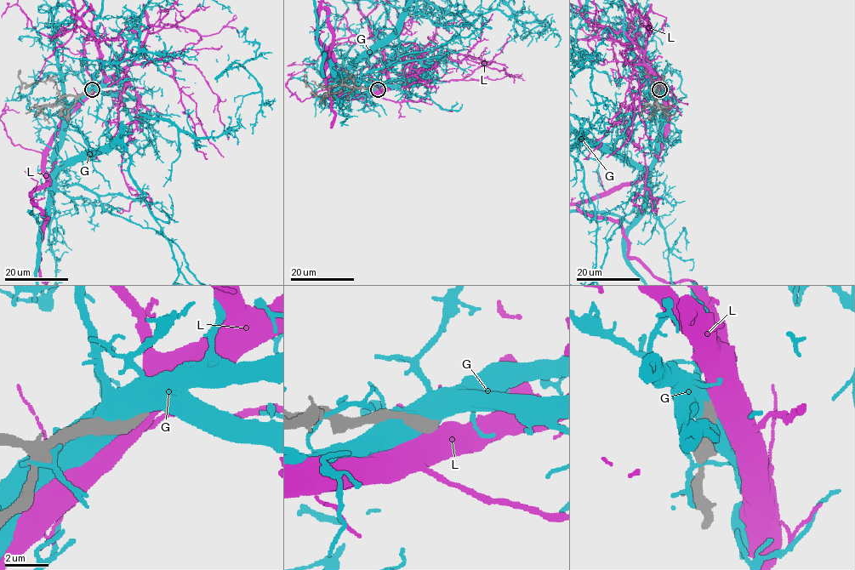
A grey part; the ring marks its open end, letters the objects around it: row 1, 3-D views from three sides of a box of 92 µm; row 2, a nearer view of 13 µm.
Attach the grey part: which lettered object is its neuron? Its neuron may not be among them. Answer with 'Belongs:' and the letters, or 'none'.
Belongs: none

